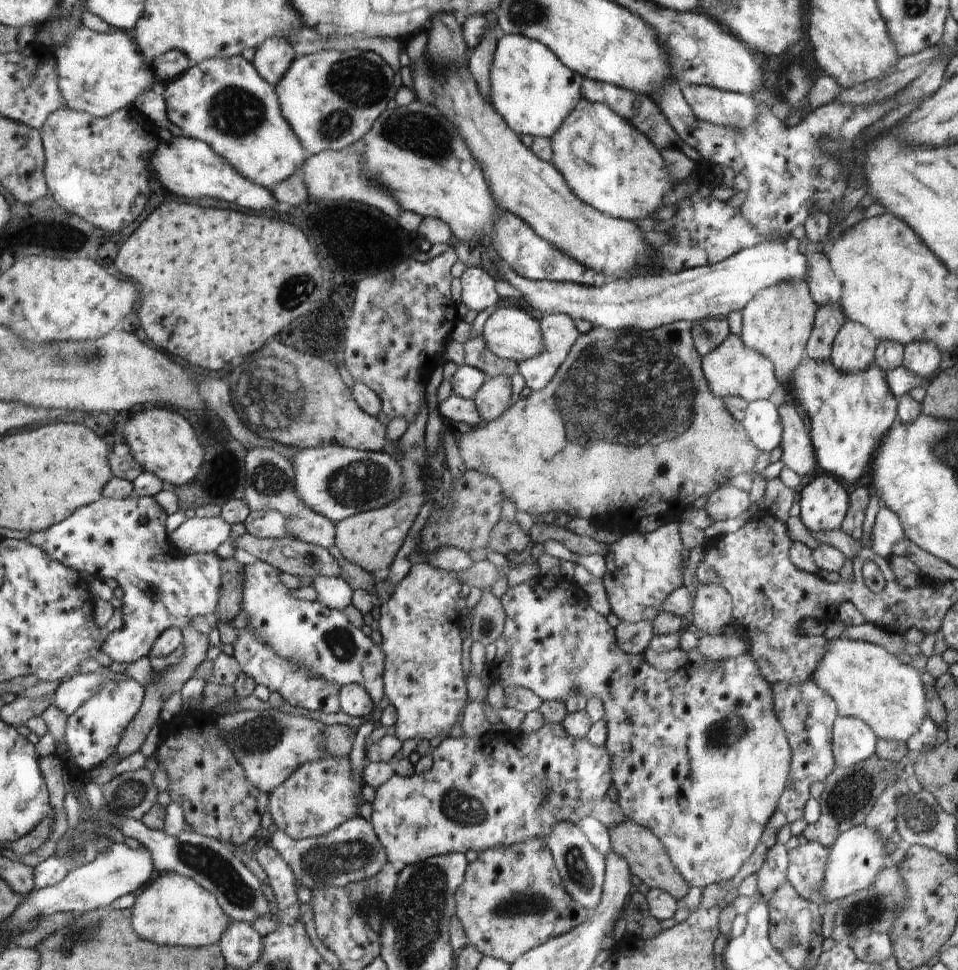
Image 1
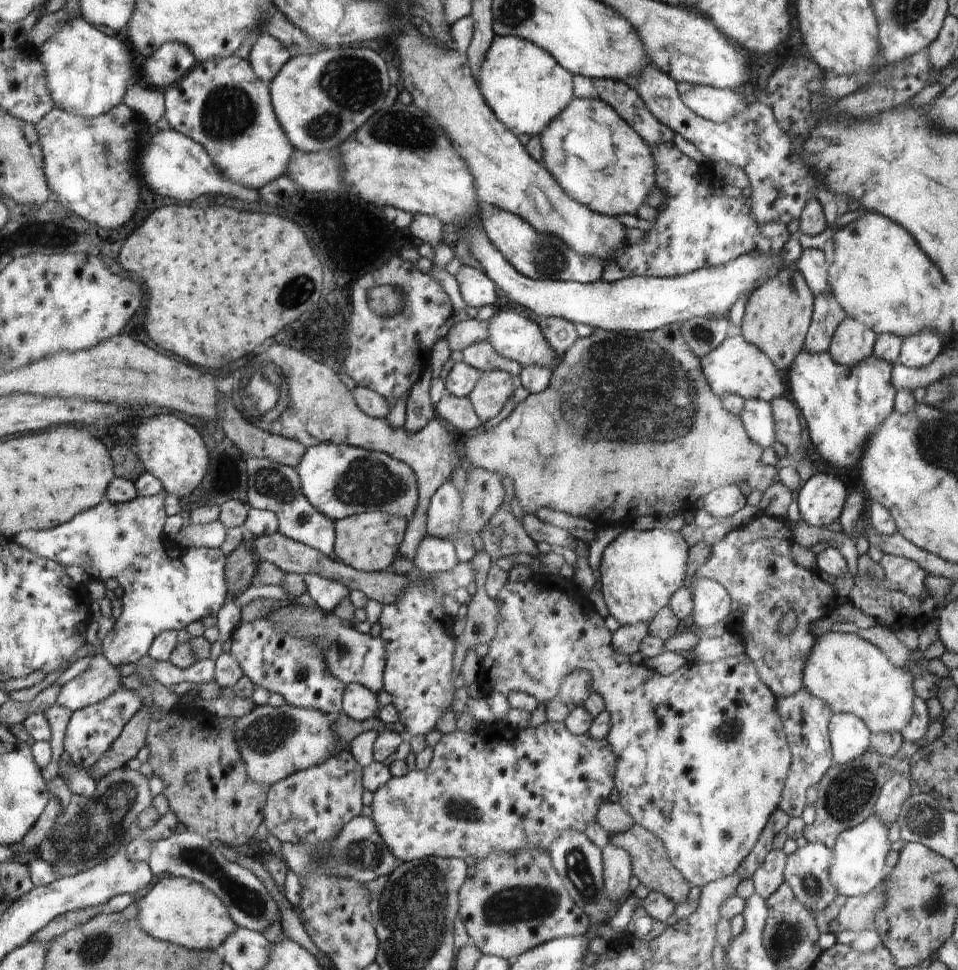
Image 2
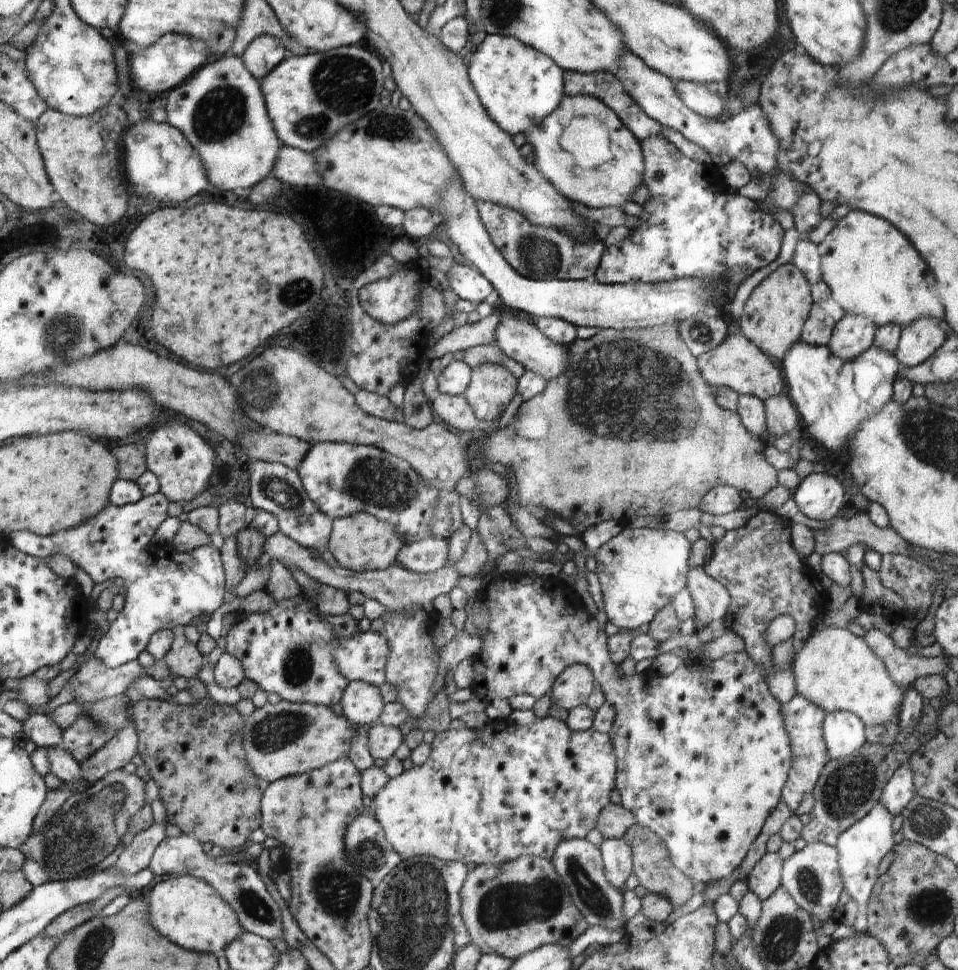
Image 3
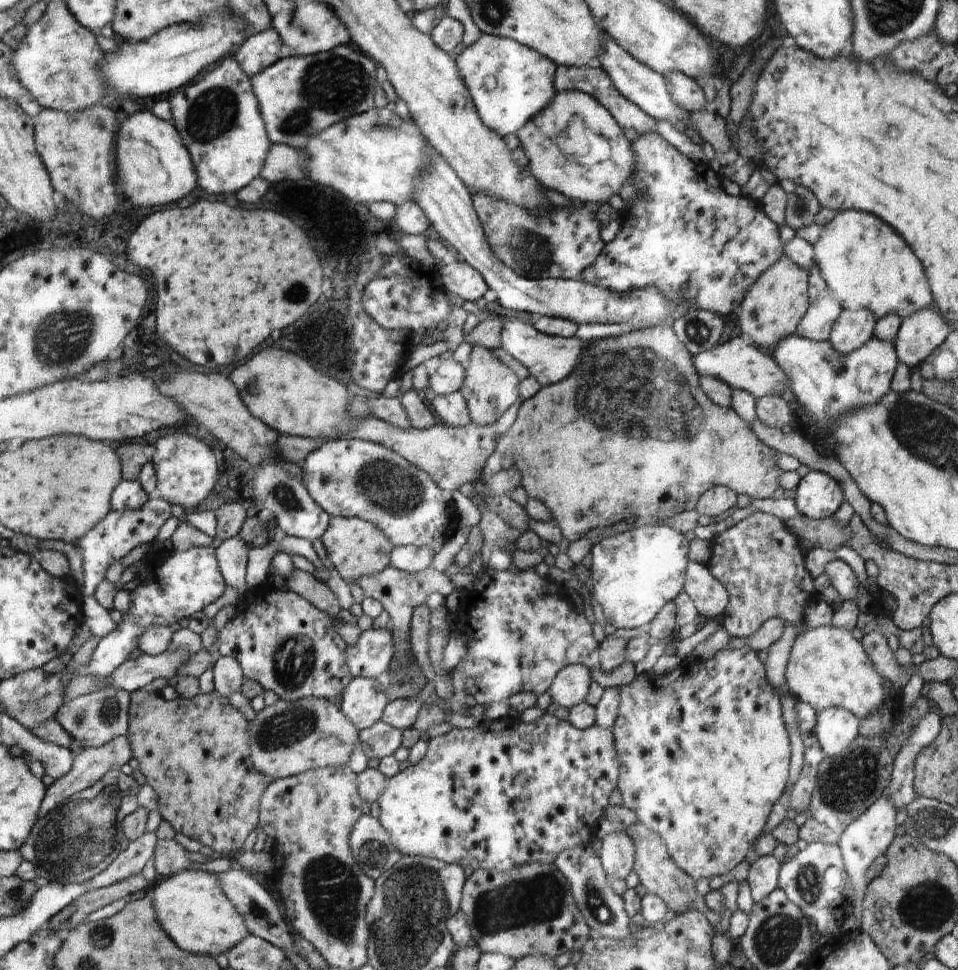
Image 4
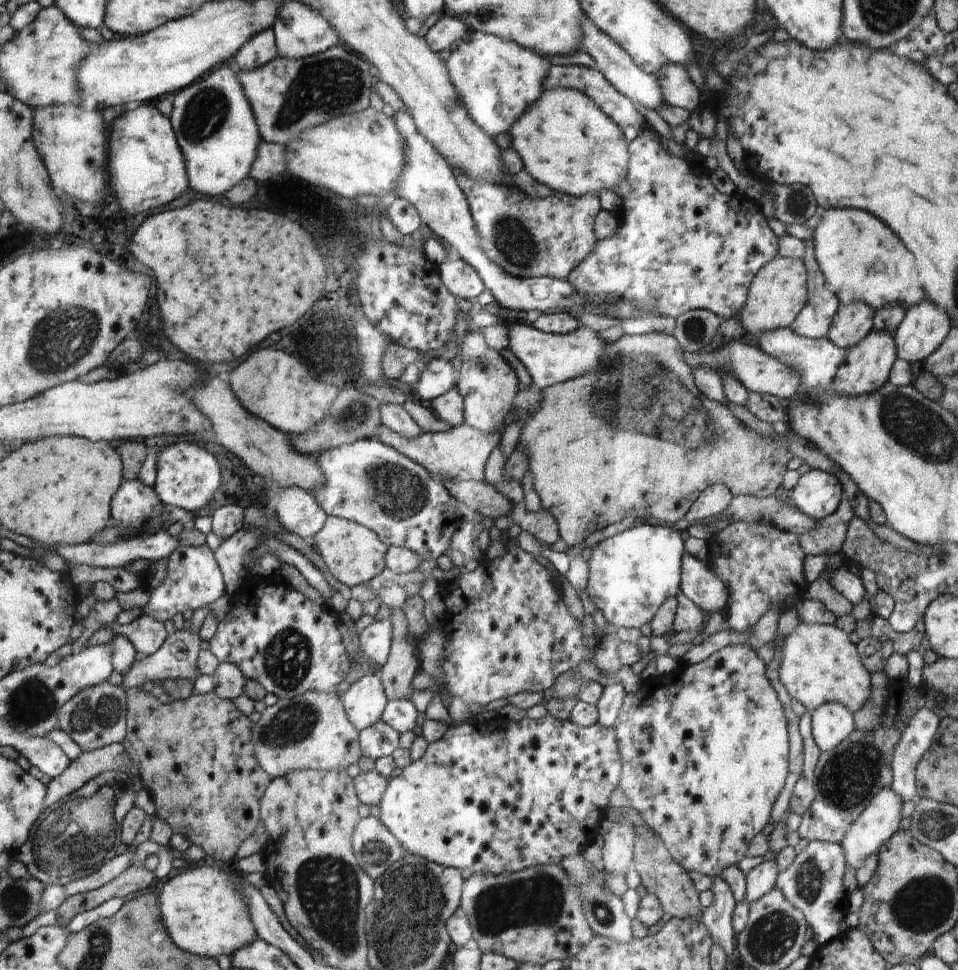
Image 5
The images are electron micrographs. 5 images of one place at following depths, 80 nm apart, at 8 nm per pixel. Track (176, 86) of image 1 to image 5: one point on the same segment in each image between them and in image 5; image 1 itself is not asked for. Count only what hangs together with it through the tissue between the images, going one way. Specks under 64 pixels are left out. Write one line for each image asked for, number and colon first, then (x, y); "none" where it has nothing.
2: (221, 103)
3: (221, 109)
4: (218, 116)
5: (213, 120)

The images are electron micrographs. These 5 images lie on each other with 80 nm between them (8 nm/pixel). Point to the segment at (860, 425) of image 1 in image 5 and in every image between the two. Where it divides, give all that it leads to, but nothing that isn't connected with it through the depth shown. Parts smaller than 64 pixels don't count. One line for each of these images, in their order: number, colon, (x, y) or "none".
2: (842, 405)
3: (833, 396)
4: (828, 384)
5: (824, 367)

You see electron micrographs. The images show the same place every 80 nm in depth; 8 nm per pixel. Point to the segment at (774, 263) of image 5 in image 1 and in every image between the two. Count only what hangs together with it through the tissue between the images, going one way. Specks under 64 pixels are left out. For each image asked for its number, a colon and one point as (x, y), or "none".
1: (777, 322)
2: (777, 315)
3: (773, 316)
4: (772, 309)

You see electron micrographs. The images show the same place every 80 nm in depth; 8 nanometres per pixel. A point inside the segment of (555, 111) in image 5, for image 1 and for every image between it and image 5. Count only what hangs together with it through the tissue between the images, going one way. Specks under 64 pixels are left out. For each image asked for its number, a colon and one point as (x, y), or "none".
1: (608, 163)
2: (594, 154)
3: (583, 148)
4: (576, 147)

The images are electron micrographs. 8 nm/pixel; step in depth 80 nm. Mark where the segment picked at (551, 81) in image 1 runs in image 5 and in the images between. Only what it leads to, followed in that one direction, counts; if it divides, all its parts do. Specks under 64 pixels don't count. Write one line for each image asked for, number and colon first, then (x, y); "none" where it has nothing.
2: (525, 86)
3: (519, 87)
4: (510, 83)
5: (497, 80)

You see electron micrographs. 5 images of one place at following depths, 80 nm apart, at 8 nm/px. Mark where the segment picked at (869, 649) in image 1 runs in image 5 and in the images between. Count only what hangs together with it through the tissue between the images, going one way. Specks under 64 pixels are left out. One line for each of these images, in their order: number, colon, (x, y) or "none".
2: (850, 674)
3: (836, 670)
4: (827, 667)
5: (818, 663)

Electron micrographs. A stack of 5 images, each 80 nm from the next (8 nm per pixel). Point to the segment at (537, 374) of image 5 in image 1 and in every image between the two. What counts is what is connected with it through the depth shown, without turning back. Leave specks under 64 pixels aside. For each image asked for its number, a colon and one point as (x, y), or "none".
1: (510, 333)
2: (520, 339)
3: (524, 342)
4: (549, 359)

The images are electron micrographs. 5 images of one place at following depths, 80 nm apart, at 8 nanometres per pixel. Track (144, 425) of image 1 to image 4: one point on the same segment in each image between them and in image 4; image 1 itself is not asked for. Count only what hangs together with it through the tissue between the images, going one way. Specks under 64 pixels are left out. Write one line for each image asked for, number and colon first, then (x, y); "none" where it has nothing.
2: (171, 450)
3: (183, 463)
4: (186, 469)

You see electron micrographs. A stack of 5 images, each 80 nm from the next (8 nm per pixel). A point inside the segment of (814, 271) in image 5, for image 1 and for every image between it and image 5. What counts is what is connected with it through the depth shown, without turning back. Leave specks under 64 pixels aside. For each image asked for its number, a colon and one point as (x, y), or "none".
1: (829, 318)
2: (827, 314)
3: (825, 313)
4: (823, 310)

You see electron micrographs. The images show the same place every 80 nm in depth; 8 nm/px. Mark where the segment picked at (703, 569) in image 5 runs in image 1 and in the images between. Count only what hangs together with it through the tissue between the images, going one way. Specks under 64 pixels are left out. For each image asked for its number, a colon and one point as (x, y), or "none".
1: (712, 609)
2: (711, 602)
3: (711, 600)
4: (711, 599)

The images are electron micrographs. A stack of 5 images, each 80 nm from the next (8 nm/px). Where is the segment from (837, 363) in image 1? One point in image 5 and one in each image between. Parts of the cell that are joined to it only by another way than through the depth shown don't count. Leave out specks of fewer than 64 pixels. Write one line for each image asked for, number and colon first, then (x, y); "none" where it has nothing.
2: (852, 341)
3: (852, 334)
4: (852, 329)
5: (851, 323)

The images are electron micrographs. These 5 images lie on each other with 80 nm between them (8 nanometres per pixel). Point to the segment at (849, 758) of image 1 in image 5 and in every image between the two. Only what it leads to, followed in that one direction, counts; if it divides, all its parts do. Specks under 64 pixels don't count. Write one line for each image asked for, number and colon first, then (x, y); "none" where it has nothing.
2: (849, 737)
3: (843, 732)
4: (836, 728)
5: (831, 722)

